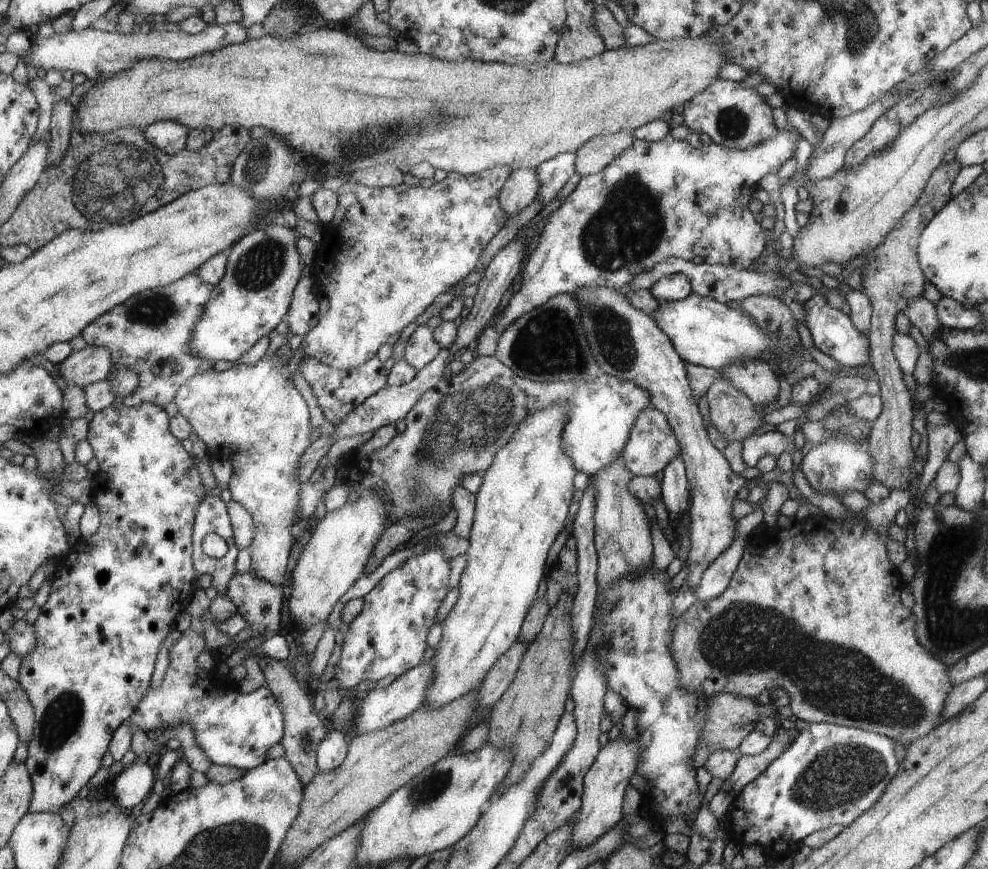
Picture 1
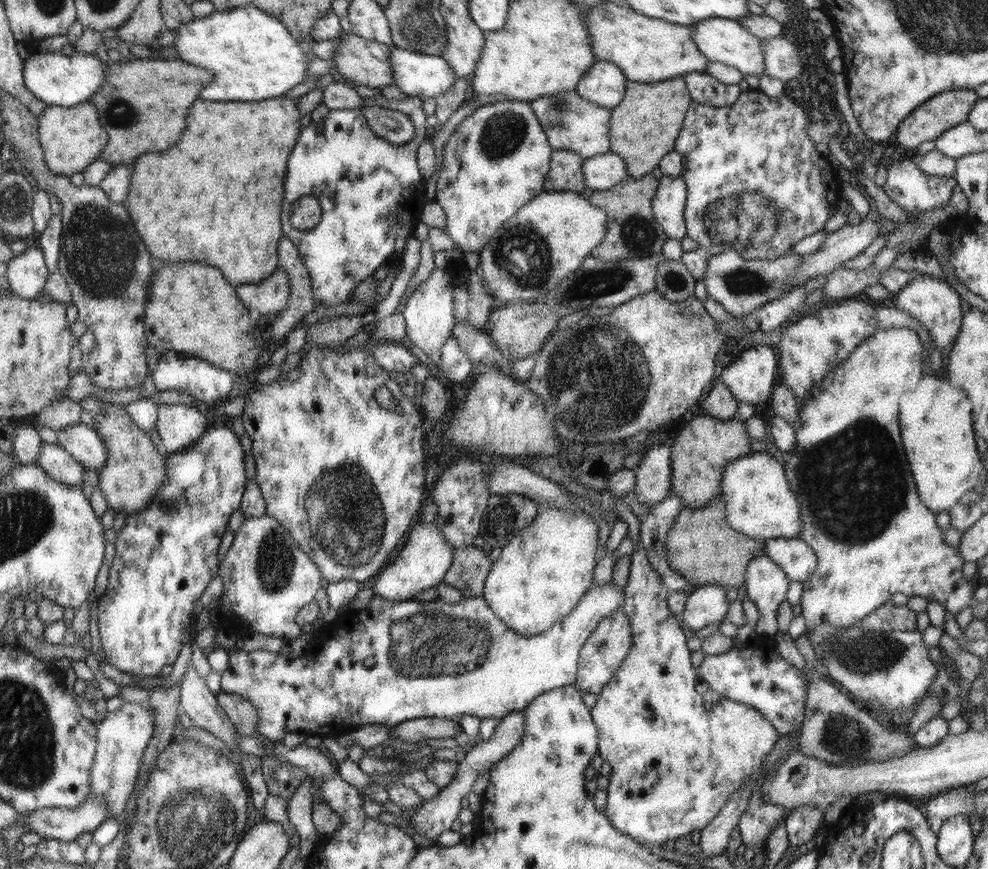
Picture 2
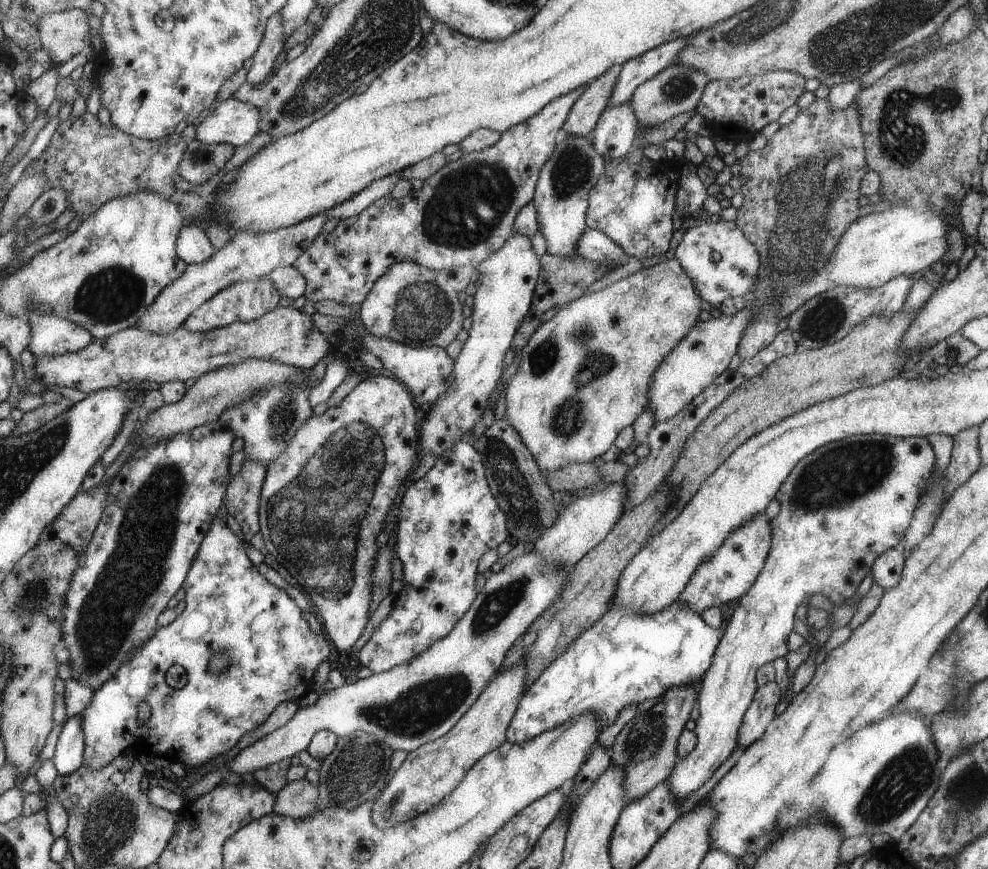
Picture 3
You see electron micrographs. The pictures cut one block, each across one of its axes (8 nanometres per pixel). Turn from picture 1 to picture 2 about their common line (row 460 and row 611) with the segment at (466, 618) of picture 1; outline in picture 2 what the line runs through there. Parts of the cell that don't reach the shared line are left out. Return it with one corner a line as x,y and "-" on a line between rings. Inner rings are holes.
584,508
540,510
532,525
503,546
500,557
491,566
482,595
490,609
522,636
542,634
569,616
593,586
598,530

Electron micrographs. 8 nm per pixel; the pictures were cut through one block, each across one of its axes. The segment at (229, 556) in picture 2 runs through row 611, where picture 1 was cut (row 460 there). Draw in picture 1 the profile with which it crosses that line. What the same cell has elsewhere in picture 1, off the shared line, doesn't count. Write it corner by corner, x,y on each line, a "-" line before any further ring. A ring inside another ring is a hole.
275,354
263,356
252,366
234,363
232,368
225,371
214,369
198,374
193,379
182,384
177,392
177,398
173,401
180,413
190,422
196,436
204,444
210,453
212,450
226,454
233,464
234,474
230,477
228,489
233,500
242,504
252,514
254,520
254,538
251,548
251,571
260,580
266,580
270,584
282,586
290,548
292,548
292,526
298,520
298,506
300,506
300,492
304,483
298,476
301,456
308,450
310,434
312,434
312,422
310,422
310,410
302,394
296,390
296,386
290,380
292,372
288,363

